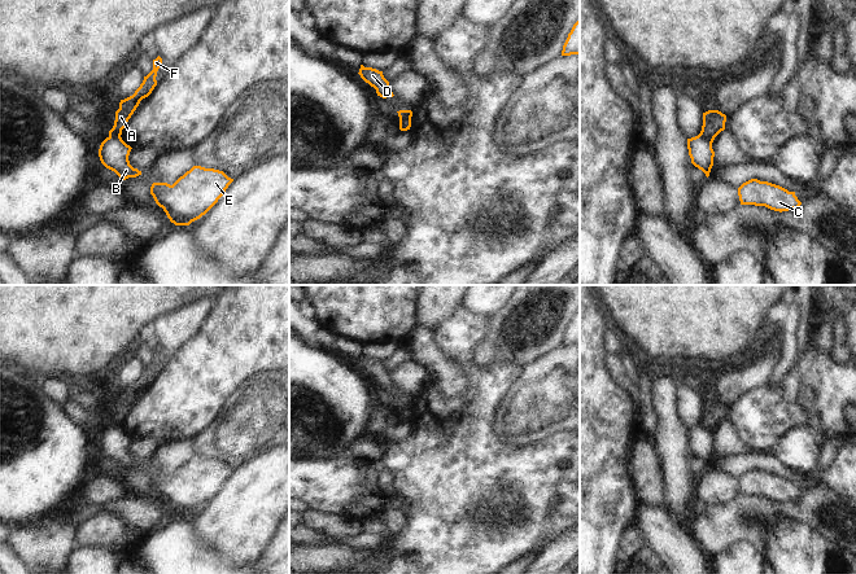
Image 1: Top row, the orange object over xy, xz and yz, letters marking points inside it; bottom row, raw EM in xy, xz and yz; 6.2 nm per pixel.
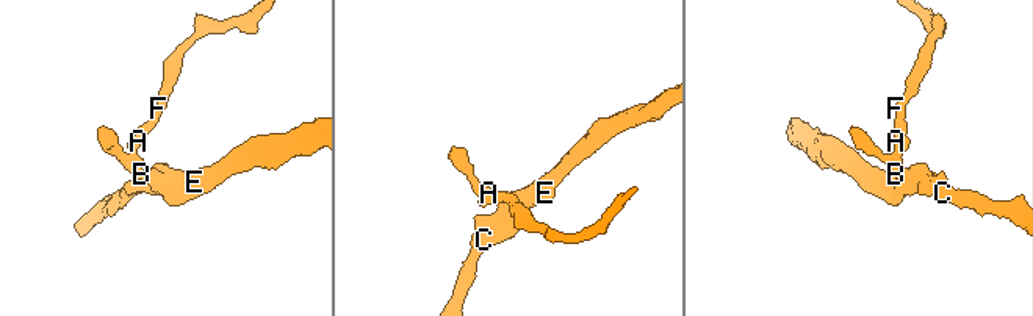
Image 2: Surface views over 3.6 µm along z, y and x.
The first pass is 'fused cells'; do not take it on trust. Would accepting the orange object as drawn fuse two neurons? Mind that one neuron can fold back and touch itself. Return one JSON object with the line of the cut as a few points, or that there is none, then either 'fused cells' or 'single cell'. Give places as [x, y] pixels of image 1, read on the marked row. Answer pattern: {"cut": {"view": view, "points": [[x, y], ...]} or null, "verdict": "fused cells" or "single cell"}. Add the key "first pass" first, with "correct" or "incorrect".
{"first pass": "correct", "cut": {"view": "yz", "points": [[699, 134], [711, 143]]}, "verdict": "fused cells"}

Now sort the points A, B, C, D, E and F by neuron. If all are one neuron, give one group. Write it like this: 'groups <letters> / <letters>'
groups A F / B C D E

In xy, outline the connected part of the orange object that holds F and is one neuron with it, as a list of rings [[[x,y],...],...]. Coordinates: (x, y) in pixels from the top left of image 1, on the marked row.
[[[158,56],[156,60],[153,60],[153,70],[147,76],[144,76],[143,83],[135,91],[135,93],[125,100],[121,100],[119,109],[115,111],[114,126],[109,131],[109,135],[112,136],[122,135],[122,130],[126,127],[128,119],[139,106],[140,101],[148,97],[157,86],[156,76],[161,63],[162,58]]]

